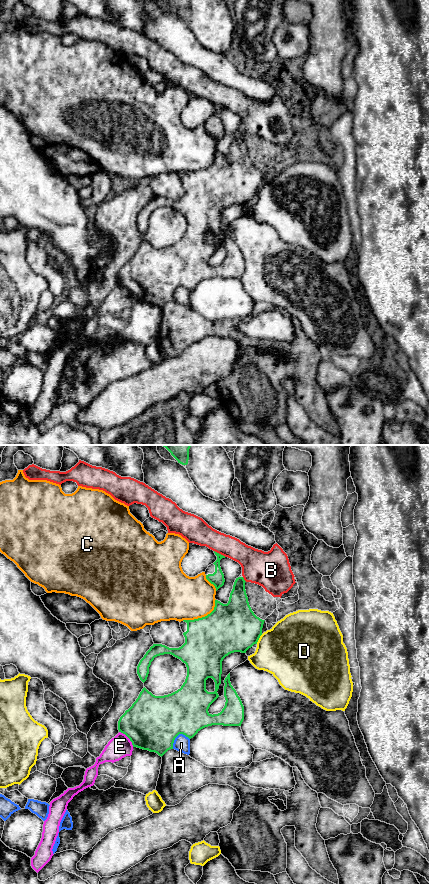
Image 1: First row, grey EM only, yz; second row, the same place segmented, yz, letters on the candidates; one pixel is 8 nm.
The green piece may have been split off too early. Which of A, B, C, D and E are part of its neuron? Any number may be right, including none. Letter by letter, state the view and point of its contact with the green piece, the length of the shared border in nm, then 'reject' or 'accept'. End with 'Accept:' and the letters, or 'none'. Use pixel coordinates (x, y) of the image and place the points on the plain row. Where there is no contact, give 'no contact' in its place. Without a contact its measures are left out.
A: contact yz (177, 287); length 170 nm; reject
B: contact yz (220, 106); length 110 nm; reject
C: contact yz (202, 169); length 320 nm; reject
D: contact yz (258, 191); length 90 nm; reject
E: contact yz (128, 289); length 170 nm; reject
Accept: none

